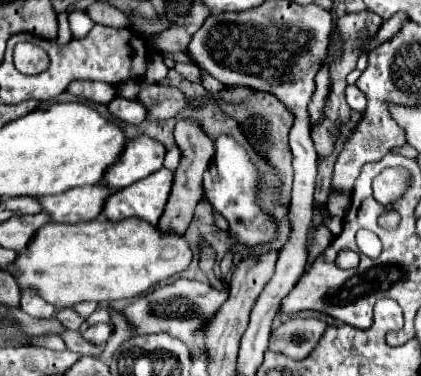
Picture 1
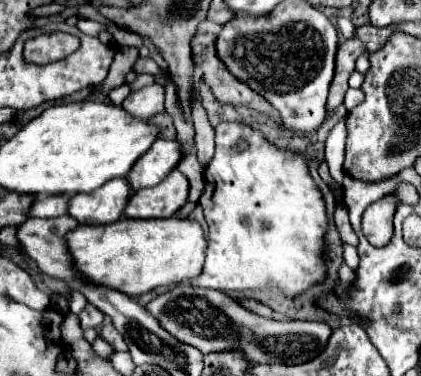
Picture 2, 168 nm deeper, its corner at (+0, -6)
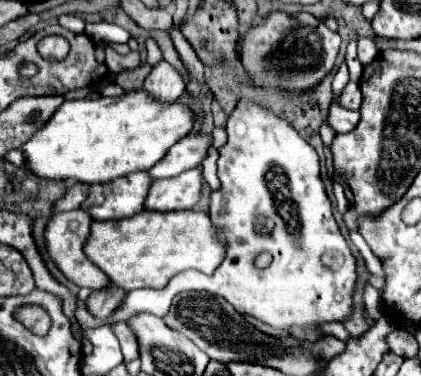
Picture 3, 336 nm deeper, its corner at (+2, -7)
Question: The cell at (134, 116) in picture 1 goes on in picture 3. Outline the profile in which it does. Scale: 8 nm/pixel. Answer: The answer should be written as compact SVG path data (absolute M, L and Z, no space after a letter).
M160 61L152 67L142 89L162 103L174 103L184 93L184 81L168 61Z

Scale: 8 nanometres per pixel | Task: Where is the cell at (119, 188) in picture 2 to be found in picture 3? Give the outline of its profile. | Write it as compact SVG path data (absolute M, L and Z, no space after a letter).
M138 171L134 175L114 179L114 183L90 185L82 211L86 211L94 221L134 217L144 209L142 201L146 199L150 183L150 175L146 171Z

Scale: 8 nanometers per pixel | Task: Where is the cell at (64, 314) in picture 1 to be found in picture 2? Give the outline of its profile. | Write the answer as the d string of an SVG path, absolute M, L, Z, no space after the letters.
M88 304L88 306L78 314L78 318L80 318L80 326L86 330L86 328L98 328L98 326L102 324L102 320L104 320L104 314L102 314L100 310L96 310L96 306Z

